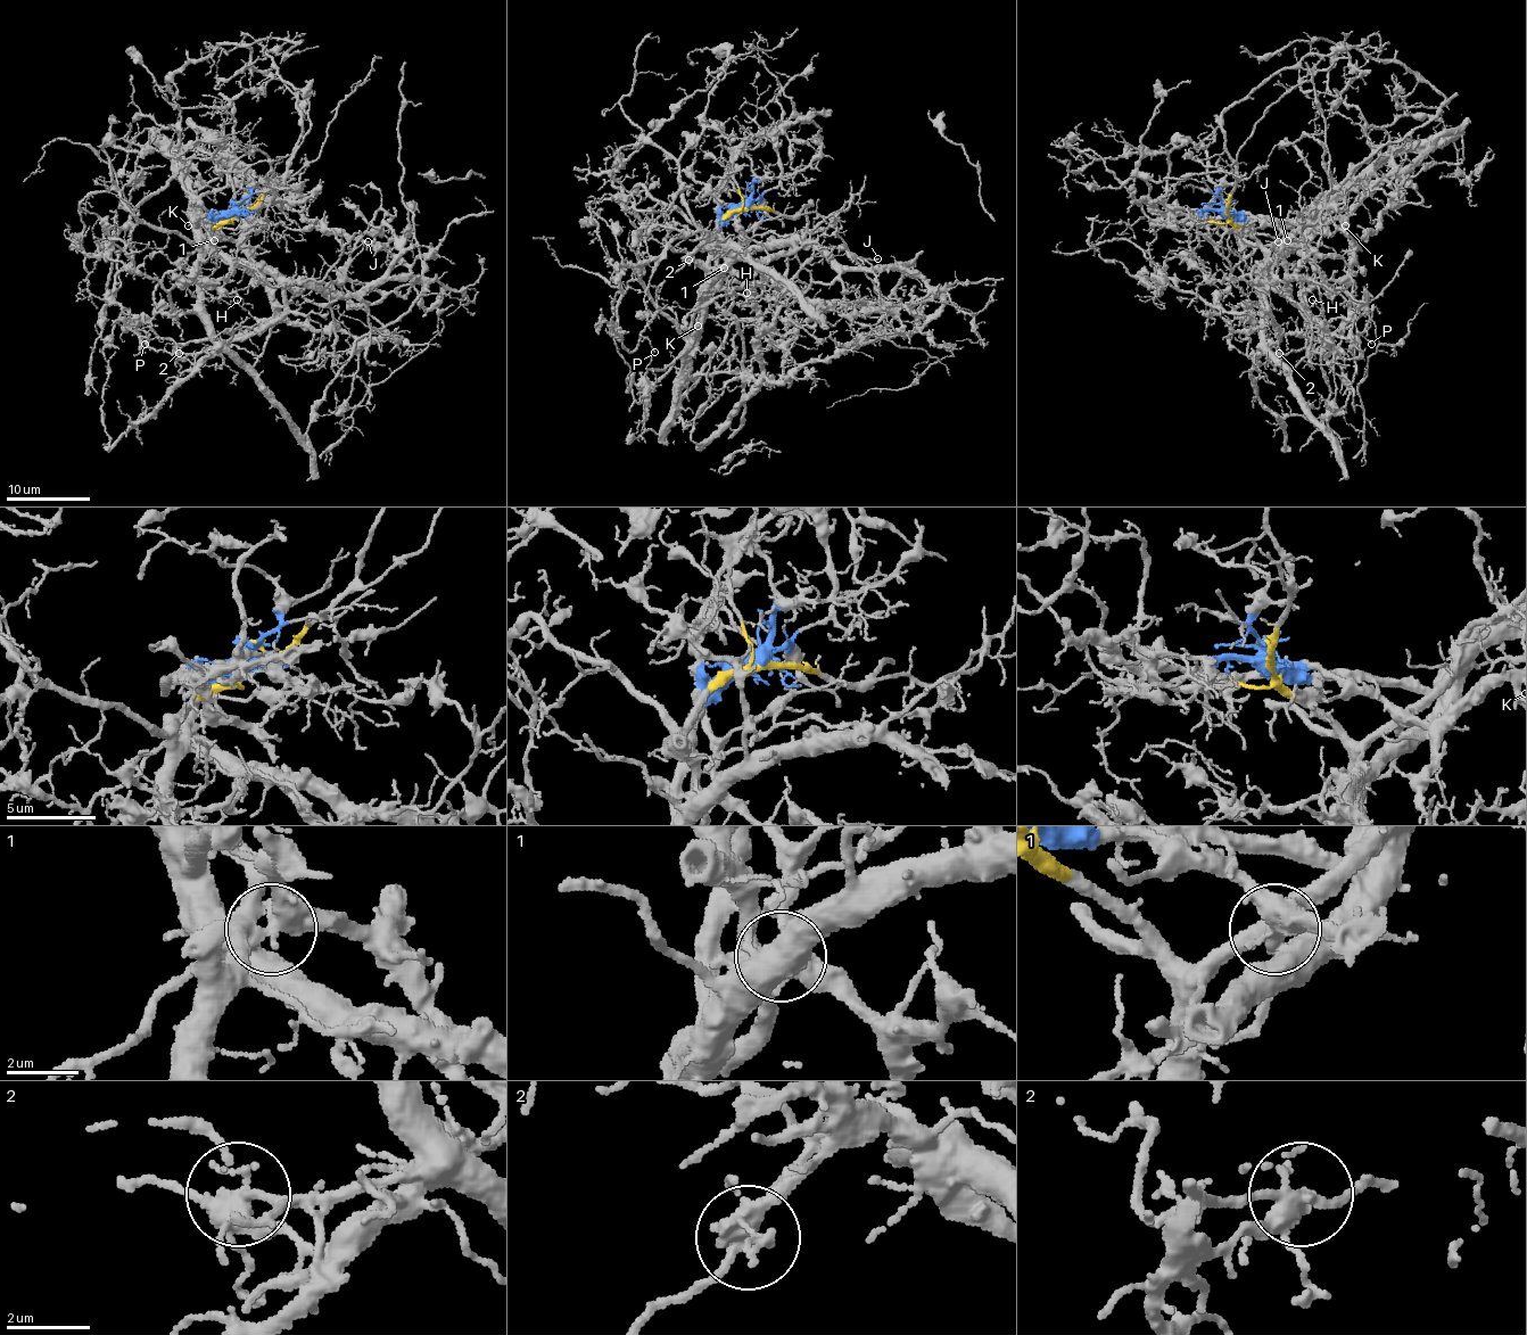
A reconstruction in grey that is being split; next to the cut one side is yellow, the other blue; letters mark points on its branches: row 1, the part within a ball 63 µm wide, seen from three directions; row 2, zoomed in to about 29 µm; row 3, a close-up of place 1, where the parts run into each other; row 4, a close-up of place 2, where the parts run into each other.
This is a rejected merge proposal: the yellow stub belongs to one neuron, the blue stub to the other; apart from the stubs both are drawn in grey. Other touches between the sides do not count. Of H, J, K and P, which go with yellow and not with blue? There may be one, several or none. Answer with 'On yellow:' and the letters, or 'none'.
On yellow: H, P

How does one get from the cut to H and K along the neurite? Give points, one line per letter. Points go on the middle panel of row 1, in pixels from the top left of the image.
H: (747, 208), (734, 211), (709, 244), (731, 242), (770, 286), (783, 290), (776, 296), (758, 301), (747, 293)
K: (747, 208), (741, 208), (720, 230), (708, 290), (696, 318), (701, 328), (696, 326)

